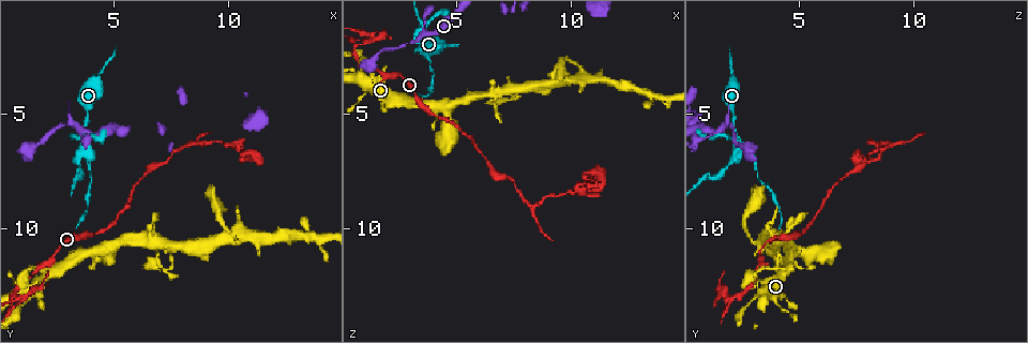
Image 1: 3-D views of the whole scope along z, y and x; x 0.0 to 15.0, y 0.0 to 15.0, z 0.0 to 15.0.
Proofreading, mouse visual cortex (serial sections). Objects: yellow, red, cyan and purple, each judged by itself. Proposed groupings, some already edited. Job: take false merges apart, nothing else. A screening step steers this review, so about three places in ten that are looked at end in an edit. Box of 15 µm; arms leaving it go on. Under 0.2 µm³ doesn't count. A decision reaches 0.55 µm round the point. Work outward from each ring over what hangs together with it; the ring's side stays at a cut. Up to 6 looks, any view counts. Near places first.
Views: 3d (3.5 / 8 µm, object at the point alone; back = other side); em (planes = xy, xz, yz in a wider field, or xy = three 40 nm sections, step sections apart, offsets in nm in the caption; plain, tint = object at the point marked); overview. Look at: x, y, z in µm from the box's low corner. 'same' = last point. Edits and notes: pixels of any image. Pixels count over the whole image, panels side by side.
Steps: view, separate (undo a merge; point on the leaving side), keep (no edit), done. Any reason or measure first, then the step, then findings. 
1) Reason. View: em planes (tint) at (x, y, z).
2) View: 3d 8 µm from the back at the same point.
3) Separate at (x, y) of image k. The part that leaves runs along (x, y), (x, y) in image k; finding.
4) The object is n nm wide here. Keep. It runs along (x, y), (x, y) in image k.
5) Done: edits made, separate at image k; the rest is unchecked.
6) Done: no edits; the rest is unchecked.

Abrupt turn. View: 3d 8 µm from the back at (8.3, 6.4, 9.1).

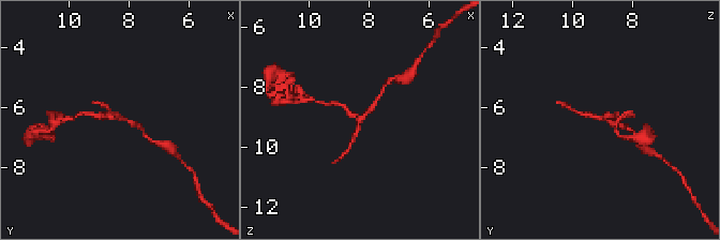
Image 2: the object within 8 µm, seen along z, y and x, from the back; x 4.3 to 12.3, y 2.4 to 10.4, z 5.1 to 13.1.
Shape alone is not enough. View: em planes (tint) at (8.4, 6.4, 9.0).

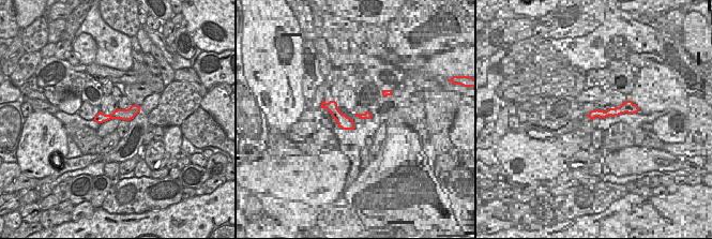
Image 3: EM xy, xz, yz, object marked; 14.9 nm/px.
The object is 170 nm wide here. Keep. It runs along (139, 125), (123, 118), (93, 116) in image 2; one cell here.

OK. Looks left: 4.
Sudden change in width. View: 3d 3.5 µm at (3.6, 6.1, 2.4).

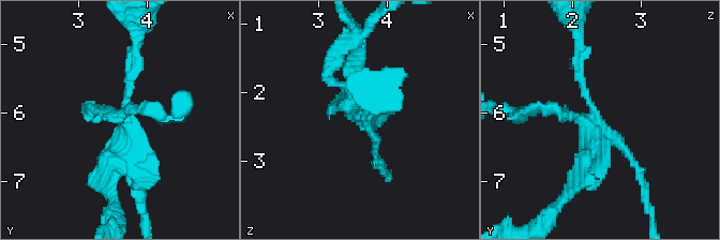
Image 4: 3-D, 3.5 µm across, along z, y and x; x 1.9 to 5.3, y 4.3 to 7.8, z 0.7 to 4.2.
Now the EM. View: em planes (tint) at (3.65, 6.05, 2.35).

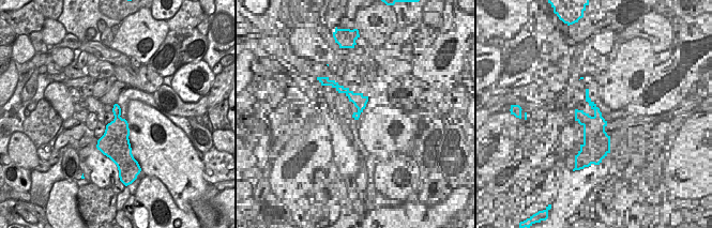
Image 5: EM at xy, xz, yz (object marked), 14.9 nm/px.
Cut it another way. View: em xy step 2 (tint) at the same point.

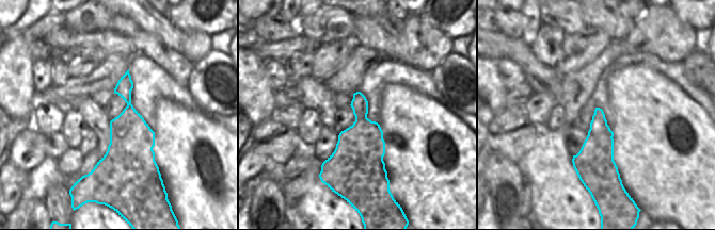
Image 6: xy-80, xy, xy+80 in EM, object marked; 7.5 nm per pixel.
The object is 320 nm wide here. Separate at (128, 161) of image 4. The part that leaves runs along (124, 124), (111, 216) in image 4; a second cell is stuck on.

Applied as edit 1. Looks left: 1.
Done: edits made, separate at image 4; the rest is unchecked.

